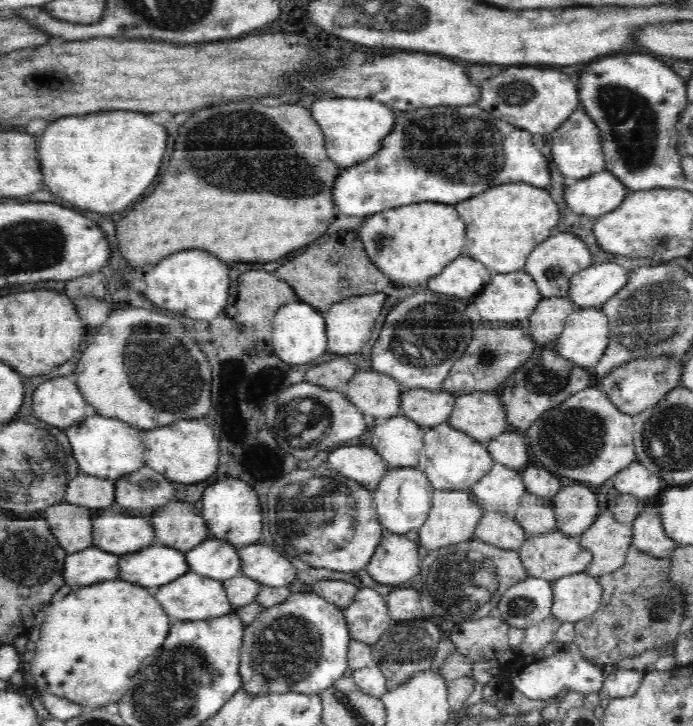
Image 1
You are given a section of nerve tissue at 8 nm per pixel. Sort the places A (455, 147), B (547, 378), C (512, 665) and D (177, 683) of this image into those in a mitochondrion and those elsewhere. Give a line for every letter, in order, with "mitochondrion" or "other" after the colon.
A: mitochondrion
B: mitochondrion
C: other
D: mitochondrion

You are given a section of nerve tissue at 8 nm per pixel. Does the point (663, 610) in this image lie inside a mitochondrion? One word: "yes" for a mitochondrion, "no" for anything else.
yes

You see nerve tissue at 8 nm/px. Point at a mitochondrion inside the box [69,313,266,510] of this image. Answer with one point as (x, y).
(176, 389)

